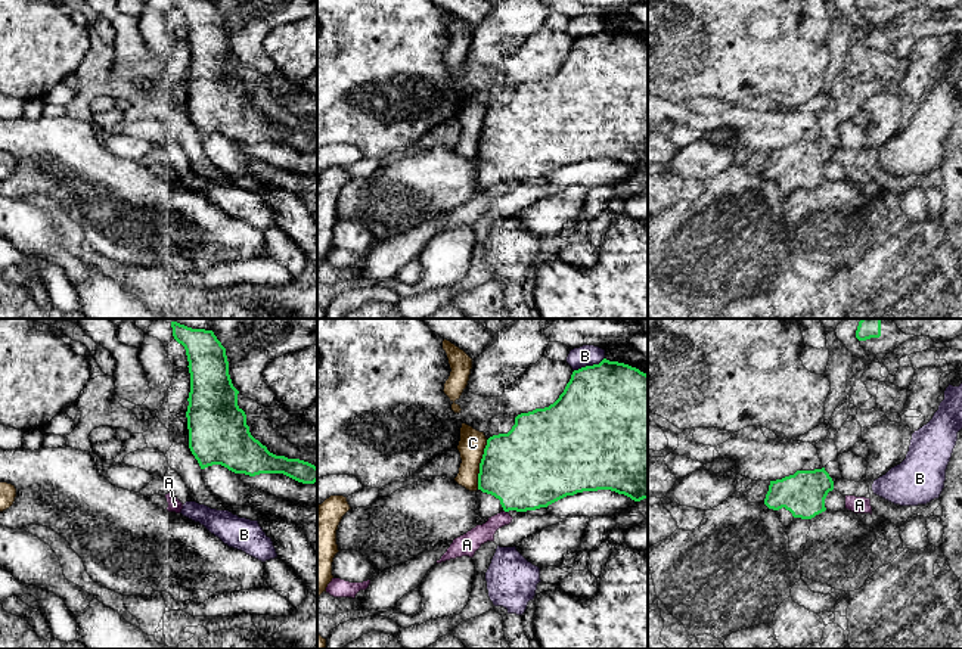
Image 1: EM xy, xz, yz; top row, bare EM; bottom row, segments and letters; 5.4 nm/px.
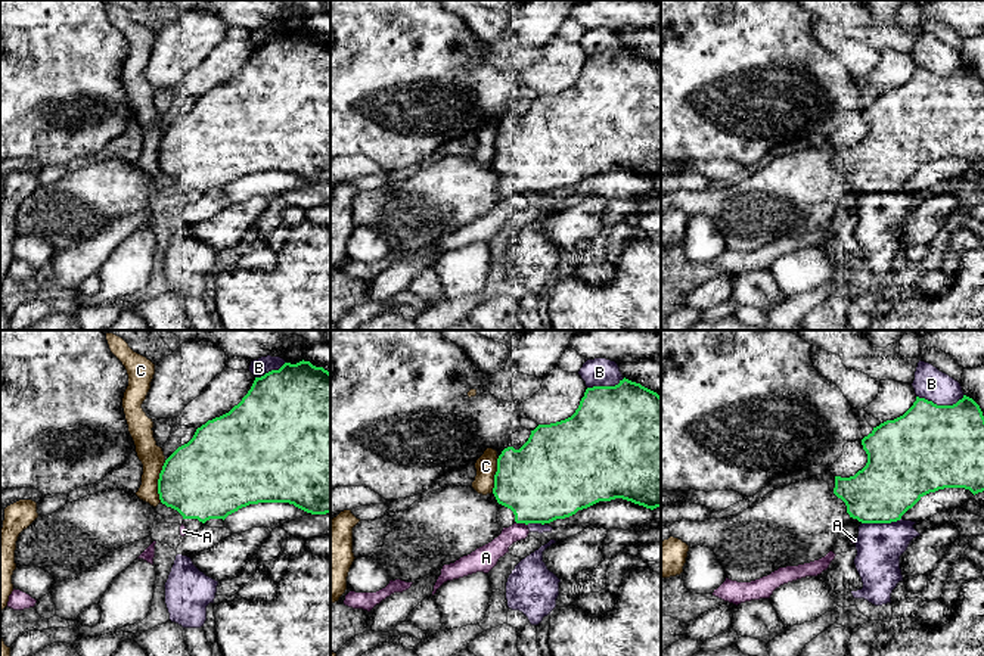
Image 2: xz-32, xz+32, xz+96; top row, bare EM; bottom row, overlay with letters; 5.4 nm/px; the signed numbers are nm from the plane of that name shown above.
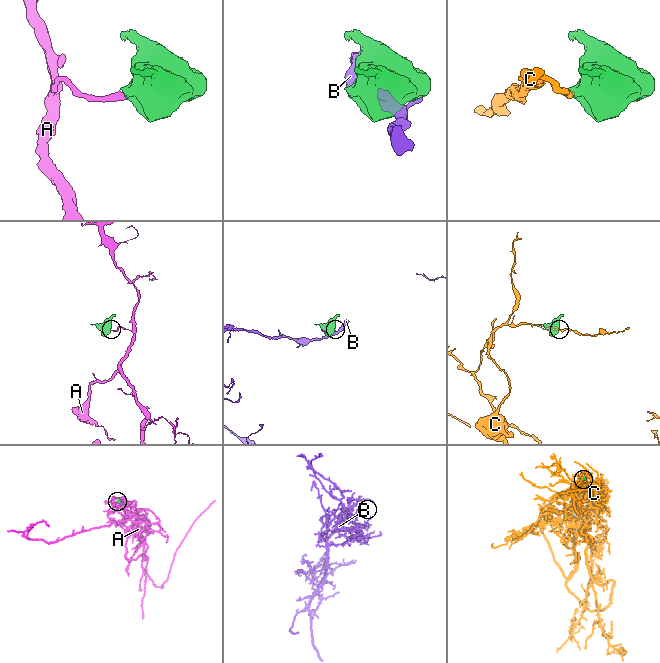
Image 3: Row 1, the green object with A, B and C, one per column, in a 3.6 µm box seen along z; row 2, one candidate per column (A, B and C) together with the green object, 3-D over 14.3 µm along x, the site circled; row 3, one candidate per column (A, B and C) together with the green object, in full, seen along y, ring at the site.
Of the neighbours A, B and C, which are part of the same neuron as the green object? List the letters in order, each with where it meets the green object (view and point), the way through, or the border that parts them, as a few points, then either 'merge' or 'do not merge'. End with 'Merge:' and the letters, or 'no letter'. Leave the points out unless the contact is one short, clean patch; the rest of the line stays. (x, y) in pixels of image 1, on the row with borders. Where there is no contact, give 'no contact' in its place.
A: contact xz (505, 511); do not merge
B: contact xz (589, 366); do not merge
C: contact xz (480, 465); do not merge
Merge: no letter

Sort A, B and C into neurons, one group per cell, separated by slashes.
A / B / C

